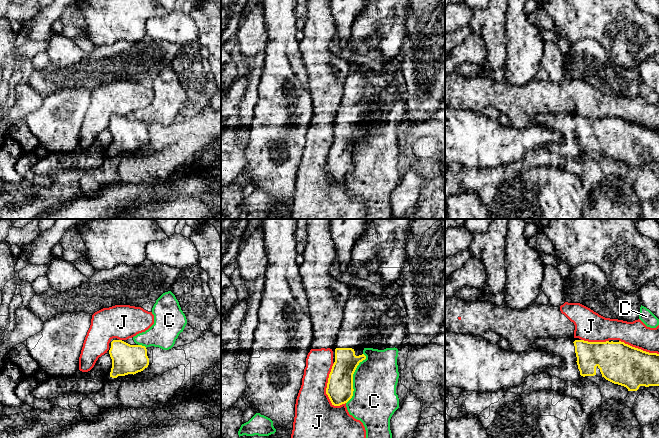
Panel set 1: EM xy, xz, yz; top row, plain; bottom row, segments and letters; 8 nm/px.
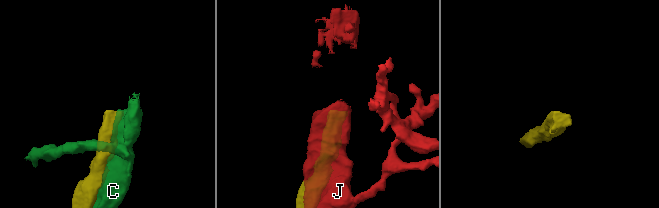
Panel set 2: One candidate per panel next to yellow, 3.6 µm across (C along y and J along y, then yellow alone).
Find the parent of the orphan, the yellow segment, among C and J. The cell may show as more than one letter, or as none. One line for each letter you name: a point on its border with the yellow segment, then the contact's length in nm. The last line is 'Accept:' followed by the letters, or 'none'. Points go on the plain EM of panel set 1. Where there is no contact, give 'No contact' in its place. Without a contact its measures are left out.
Accept: none

